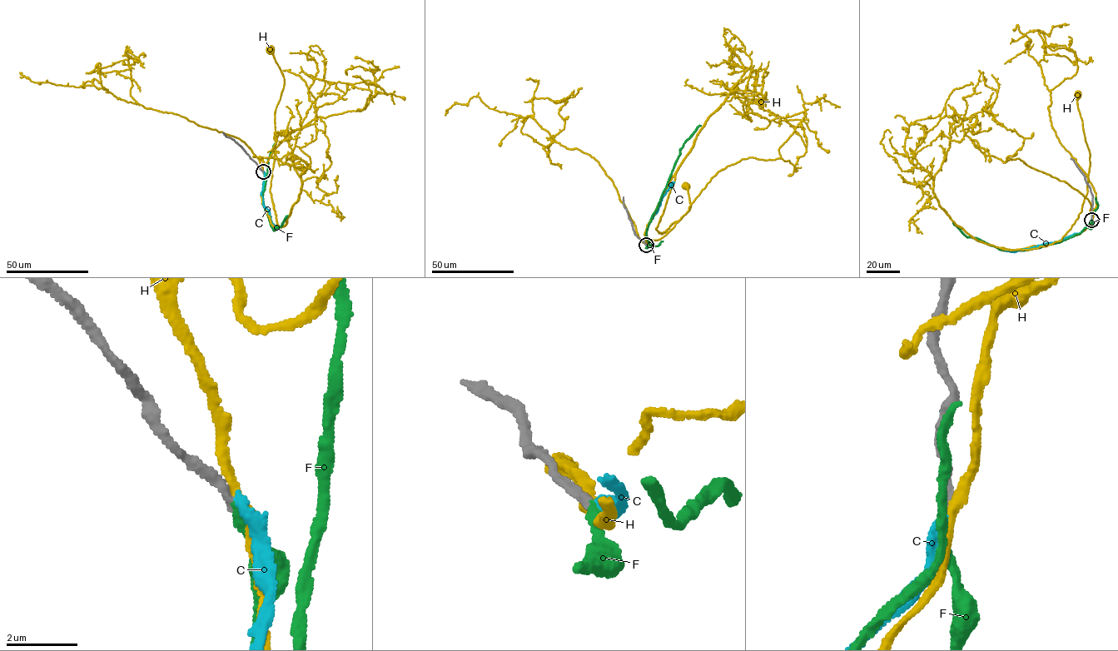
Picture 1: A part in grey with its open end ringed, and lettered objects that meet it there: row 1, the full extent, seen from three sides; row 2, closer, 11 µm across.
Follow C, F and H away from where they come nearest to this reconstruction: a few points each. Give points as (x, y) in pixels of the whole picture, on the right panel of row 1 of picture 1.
C: (1091, 219), (1080, 233), (1058, 241), (1013, 250)
F: (1091, 220), (1090, 229), (1087, 226), (1079, 234), (1060, 241), (1013, 250), (999, 249), (968, 237), (953, 222)
H: (1092, 219), (1080, 233), (1058, 241), (1001, 248), (1031, 250), (1060, 241), (1081, 211), (1090, 156), (1077, 95)

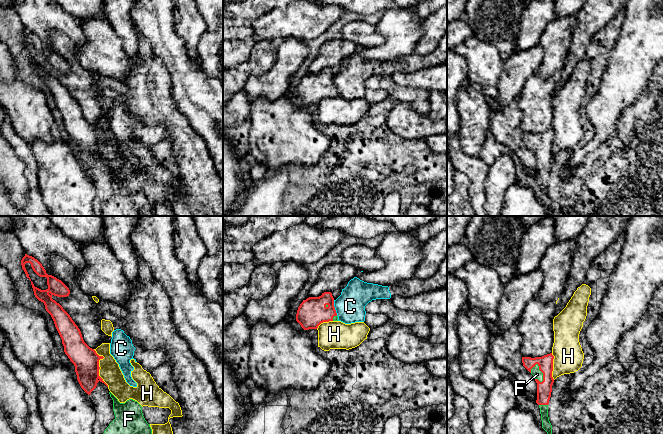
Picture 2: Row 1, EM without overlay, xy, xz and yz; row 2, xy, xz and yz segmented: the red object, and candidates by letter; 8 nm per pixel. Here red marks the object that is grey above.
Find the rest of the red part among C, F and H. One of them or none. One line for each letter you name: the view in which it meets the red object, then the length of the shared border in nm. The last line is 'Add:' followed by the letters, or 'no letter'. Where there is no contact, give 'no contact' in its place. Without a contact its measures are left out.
F: yz | 170 nm
Add: F

